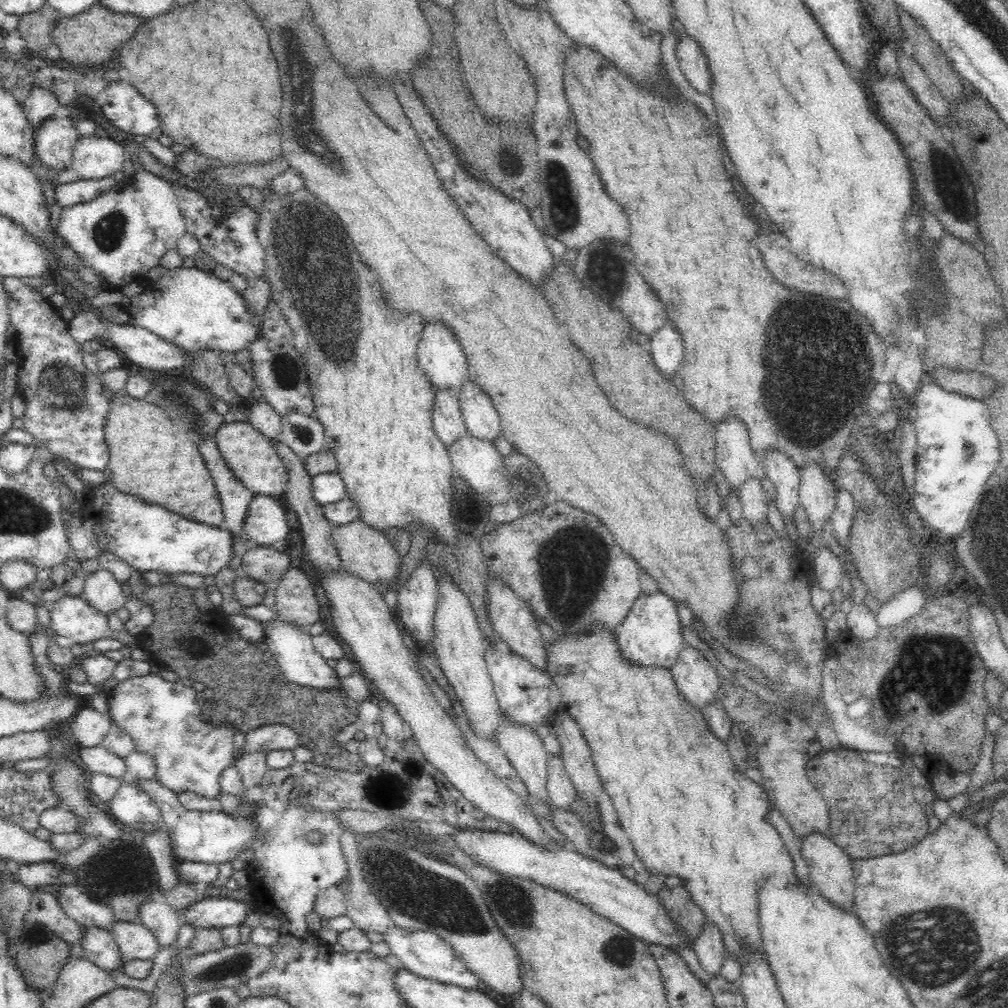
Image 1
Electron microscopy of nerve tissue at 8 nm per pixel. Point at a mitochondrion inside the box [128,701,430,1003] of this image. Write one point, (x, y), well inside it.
(235, 966)

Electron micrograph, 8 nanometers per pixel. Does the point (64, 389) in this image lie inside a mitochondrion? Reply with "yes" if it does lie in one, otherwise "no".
yes

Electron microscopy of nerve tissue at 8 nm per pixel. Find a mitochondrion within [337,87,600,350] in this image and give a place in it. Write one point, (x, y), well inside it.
(563, 199)

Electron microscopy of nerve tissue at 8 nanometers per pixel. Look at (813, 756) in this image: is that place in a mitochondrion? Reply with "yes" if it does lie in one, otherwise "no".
no

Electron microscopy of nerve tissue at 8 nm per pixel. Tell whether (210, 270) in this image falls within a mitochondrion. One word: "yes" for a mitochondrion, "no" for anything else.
no

